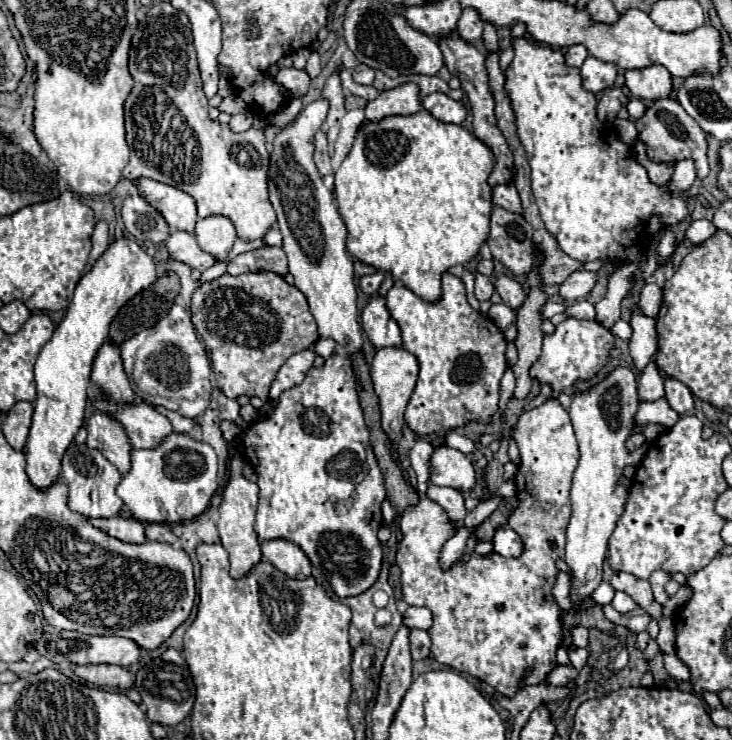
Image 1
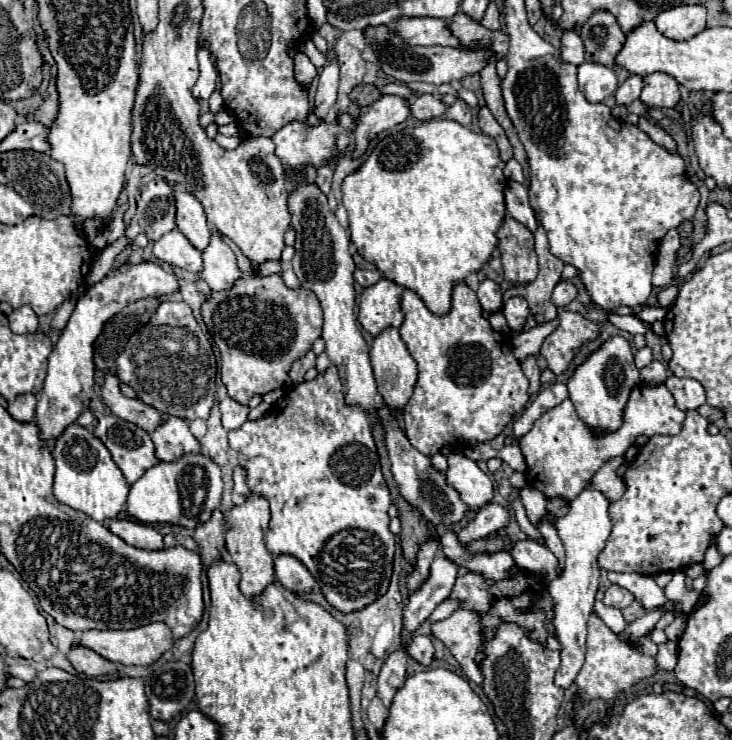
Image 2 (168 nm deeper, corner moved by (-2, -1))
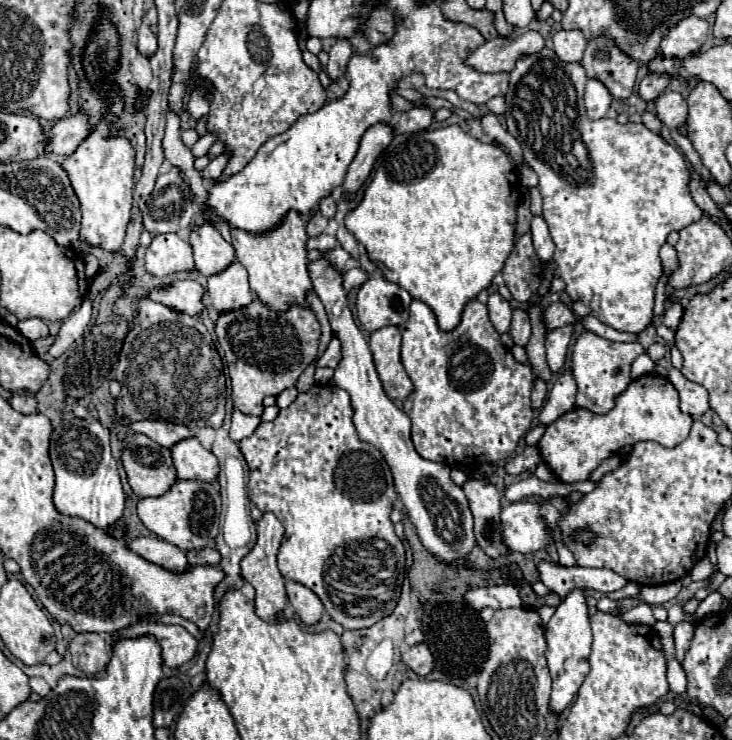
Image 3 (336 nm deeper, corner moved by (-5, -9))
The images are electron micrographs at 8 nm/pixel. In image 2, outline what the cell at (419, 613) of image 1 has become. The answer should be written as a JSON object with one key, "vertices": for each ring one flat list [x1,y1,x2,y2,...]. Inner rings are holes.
{"vertices":[[446,599,446,601,442,601,436,609,434,609,434,613,430,615,430,619,432,621,442,621,442,619,446,619,446,617,450,617,456,609,460,607,460,601,456,601,456,599]]}

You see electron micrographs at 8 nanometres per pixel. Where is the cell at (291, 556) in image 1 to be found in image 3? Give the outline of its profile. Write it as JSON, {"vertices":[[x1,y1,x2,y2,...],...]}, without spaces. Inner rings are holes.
{"vertices":[[285,581,285,589,287,589,289,603,293,605,295,613,301,617,303,623,313,625,321,619,323,603,311,589,307,589,305,585,301,585,297,581]]}

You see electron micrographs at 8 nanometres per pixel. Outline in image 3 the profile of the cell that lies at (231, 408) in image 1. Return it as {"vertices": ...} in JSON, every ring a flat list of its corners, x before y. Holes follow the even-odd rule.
{"vertices":[[233,411,233,415,231,415,231,429,229,429,229,437,235,441,235,443,239,443,241,439,245,439,245,437,249,437,255,429,257,429,257,425,261,423,261,419,259,417,253,417,253,415,245,415,245,413,241,413,241,411]]}

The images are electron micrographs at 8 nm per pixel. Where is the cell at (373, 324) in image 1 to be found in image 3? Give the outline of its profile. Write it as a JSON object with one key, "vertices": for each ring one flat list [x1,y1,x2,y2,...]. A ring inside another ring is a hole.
{"vertices":[[385,277,369,279,357,293,357,317,365,331,373,333,381,327,401,327,409,319,411,295]]}

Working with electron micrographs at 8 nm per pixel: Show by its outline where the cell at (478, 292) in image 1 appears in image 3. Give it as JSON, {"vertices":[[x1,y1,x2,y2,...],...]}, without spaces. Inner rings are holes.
{"vertices":[[491,293,489,295,489,301,487,301,487,307,489,307,489,319,493,323,493,327,499,331,499,333,505,333,509,331,509,325,511,325,511,305,499,295,499,293]]}

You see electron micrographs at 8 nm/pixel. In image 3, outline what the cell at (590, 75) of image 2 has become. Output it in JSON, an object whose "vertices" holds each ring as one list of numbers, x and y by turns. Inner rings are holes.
{"vertices":[[589,79,587,81,587,87,585,87,585,107,587,107,587,115,591,119,605,117,611,101,613,101,613,97,611,97,609,89,601,81,597,81,597,79]]}

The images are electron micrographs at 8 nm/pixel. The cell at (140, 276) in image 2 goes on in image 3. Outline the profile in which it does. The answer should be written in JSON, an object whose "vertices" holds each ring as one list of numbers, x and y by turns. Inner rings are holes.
{"vertices":[[183,279,183,281,173,281,169,285,163,285,163,287,153,287,145,293,145,297,157,303,163,303,175,311,197,315,203,309,203,303,201,303,203,293,205,289,199,283,191,279]]}

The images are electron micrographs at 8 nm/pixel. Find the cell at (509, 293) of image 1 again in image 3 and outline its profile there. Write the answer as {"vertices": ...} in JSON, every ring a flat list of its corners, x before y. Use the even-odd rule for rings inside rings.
{"vertices":[[515,309,513,311,513,321,511,321,511,329,509,335,513,337,515,345,527,345,529,337,531,337,531,323,529,323,529,315,523,309]]}

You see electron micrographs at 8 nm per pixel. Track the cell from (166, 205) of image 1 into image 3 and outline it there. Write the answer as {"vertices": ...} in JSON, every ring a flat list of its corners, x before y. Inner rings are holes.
{"vertices":[[211,223,191,225,189,245,193,247,195,267,205,277,209,277,211,273,219,273,219,269,225,269,235,259,233,245,227,243]]}

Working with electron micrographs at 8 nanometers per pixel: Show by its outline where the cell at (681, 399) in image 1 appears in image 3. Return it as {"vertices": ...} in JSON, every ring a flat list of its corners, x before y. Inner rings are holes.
{"vertices":[[671,369,669,375,667,375,667,379,673,383,673,387,675,387,677,393,679,393,681,411,683,411,683,413,687,413,687,415,691,415,691,417,701,417,701,415,709,409,707,391,705,391,701,385,685,379,679,369]]}

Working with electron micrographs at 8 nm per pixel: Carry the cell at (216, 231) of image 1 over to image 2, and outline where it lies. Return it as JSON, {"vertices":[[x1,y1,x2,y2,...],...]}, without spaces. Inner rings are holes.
{"vertices":[[212,233,210,245,202,251,202,271,200,279,204,279,212,291,230,289,240,277,242,271,236,265,234,251,220,239,218,233]]}

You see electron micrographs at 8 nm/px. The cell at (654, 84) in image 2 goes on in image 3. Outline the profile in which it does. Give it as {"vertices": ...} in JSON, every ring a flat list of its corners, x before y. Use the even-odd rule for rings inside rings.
{"vertices":[[665,91,655,99,655,111,669,129,681,127,687,119,687,101,681,97,681,93]]}

